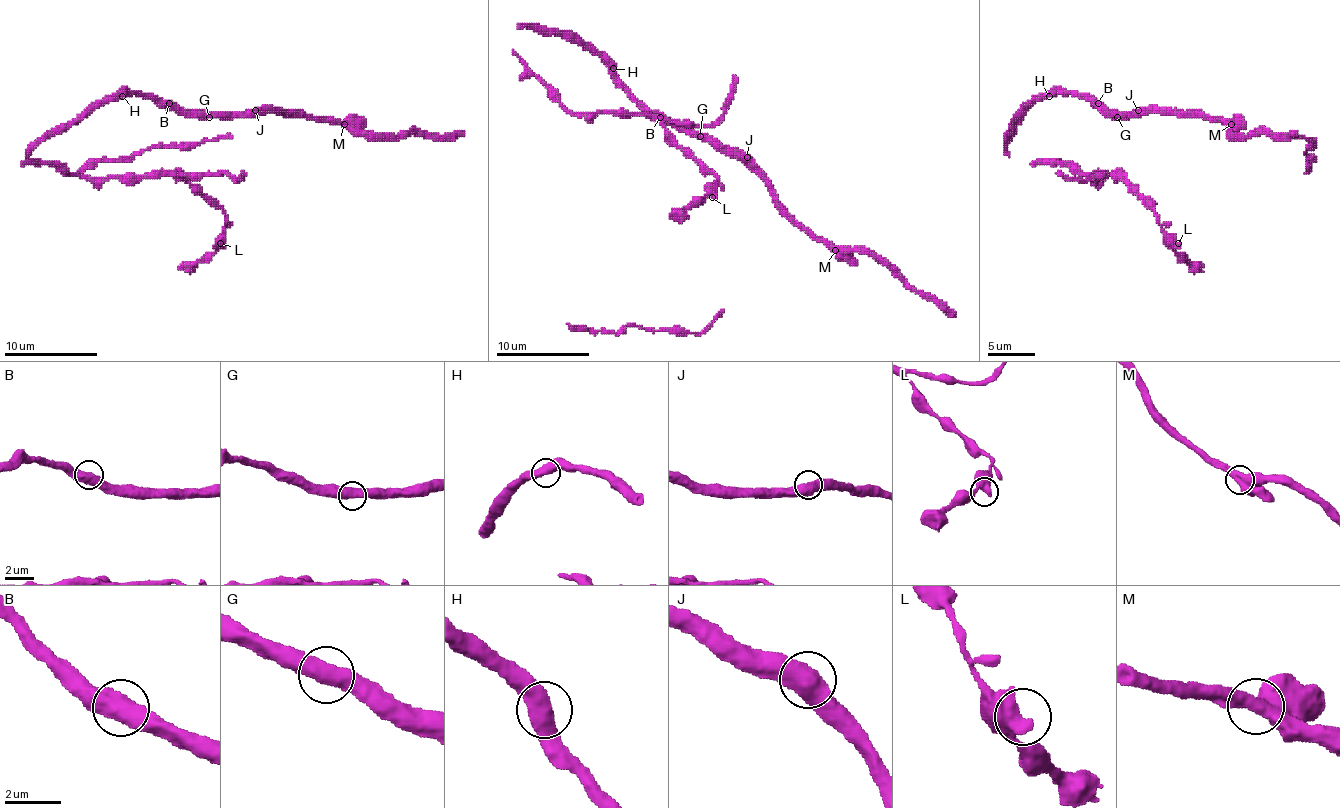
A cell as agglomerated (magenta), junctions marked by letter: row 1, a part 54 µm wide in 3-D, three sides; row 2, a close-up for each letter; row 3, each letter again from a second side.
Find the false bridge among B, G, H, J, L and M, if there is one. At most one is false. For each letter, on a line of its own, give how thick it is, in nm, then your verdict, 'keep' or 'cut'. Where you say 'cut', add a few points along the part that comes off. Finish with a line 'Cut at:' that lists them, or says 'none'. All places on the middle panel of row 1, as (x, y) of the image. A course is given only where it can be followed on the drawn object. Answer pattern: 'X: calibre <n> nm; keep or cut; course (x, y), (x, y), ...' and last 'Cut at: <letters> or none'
B: calibre 550 nm; keep
G: calibre 550 nm; keep
H: calibre 550 nm; keep
J: calibre 600 nm; keep
L: calibre 600 nm; keep
M: calibre 650 nm; keep
Cut at: none

